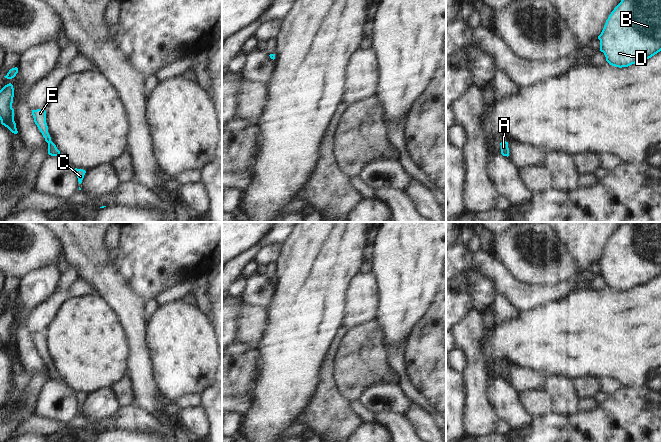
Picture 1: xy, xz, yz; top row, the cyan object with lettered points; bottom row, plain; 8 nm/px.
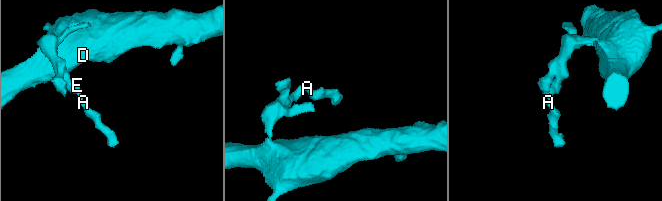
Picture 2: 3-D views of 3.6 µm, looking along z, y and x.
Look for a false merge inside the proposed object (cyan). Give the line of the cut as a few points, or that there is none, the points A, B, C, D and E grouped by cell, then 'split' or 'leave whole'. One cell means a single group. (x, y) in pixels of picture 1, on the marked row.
cut none; groups A B C D E; leave whole

